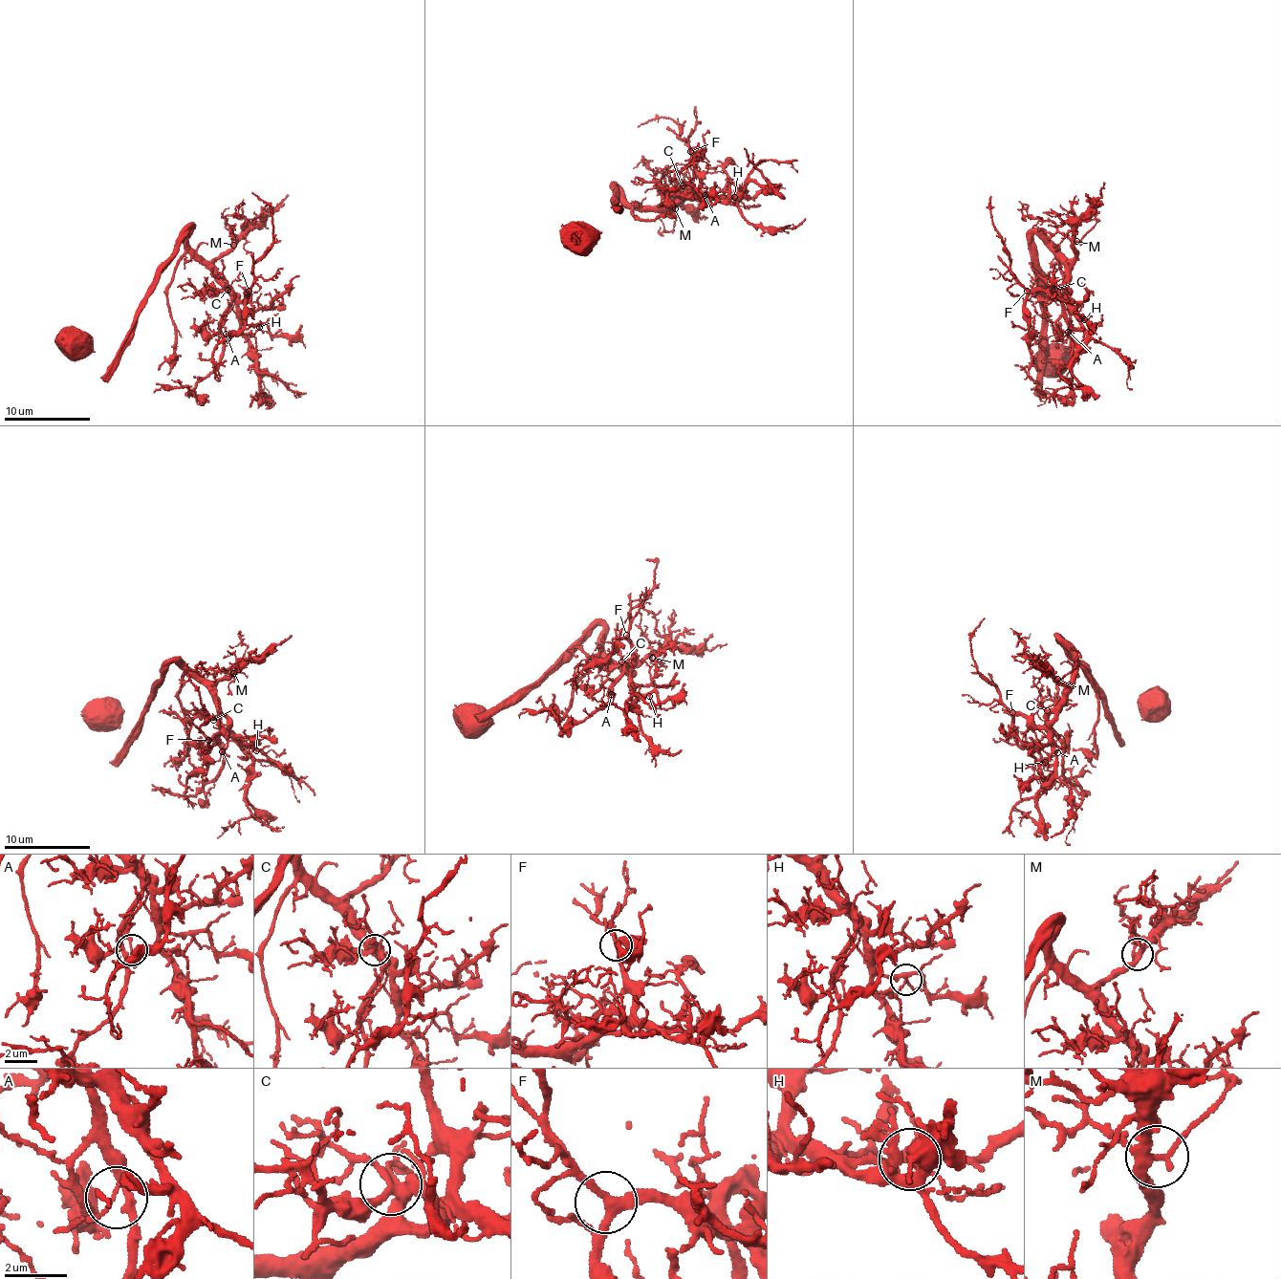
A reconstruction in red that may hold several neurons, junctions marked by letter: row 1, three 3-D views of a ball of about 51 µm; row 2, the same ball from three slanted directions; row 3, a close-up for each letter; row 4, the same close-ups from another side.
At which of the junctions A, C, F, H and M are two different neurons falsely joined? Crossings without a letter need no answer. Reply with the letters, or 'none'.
none

